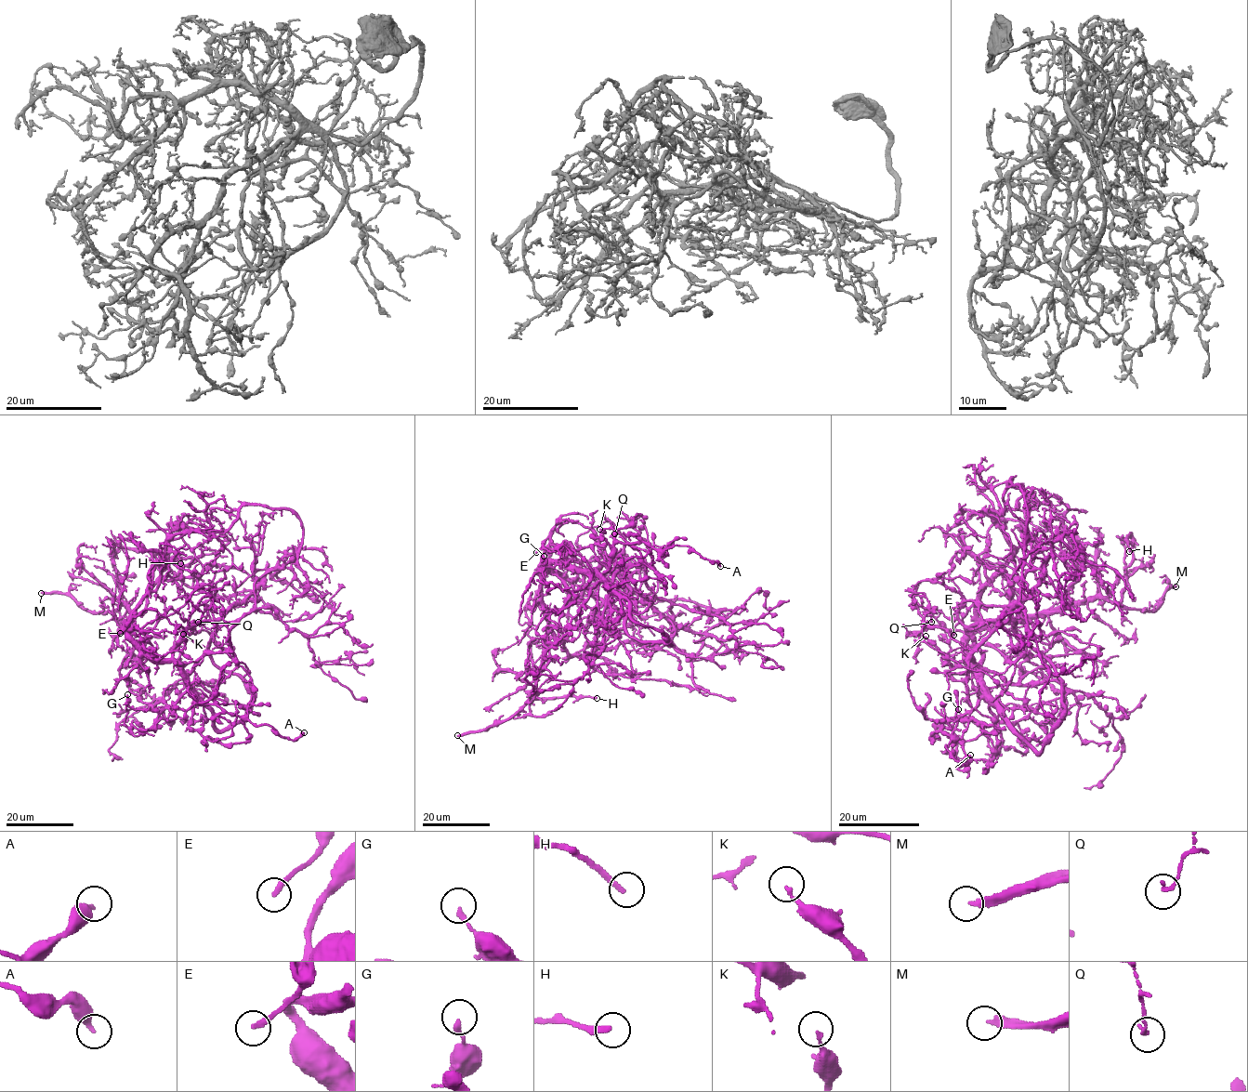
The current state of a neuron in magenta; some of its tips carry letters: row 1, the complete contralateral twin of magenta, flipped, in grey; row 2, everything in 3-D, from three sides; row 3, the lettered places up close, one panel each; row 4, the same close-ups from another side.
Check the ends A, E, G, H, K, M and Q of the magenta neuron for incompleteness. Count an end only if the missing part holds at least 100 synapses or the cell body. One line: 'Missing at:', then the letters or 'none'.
Missing at: M

